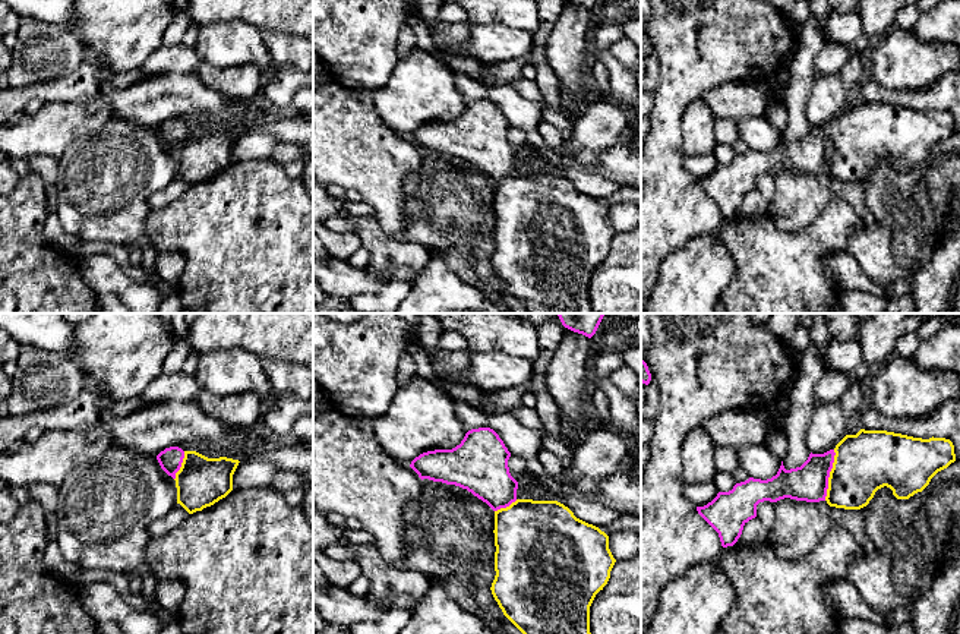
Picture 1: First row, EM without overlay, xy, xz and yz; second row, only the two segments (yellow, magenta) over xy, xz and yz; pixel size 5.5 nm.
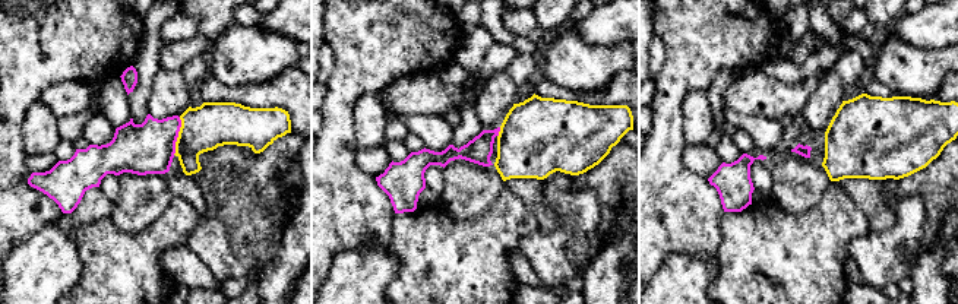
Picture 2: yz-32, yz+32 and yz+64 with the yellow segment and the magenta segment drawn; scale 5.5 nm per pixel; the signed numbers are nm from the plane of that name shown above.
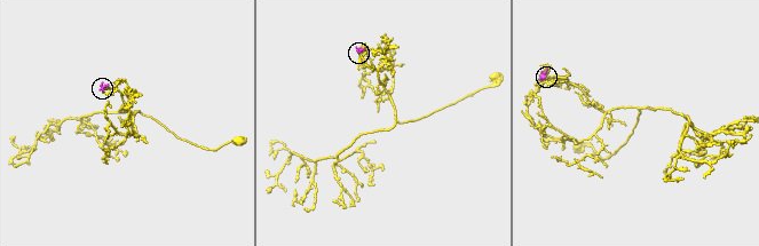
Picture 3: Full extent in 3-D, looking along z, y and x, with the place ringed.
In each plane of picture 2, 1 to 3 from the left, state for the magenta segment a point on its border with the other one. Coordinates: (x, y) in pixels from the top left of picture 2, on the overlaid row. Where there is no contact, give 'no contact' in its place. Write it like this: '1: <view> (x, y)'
1: yz-32 (179, 136)
2: yz+32 (499, 132)
3: no contact

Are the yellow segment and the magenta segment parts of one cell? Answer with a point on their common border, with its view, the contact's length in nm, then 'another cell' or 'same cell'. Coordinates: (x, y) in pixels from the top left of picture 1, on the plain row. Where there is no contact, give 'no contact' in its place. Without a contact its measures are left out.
yz (830, 147) | 280 nm | same cell

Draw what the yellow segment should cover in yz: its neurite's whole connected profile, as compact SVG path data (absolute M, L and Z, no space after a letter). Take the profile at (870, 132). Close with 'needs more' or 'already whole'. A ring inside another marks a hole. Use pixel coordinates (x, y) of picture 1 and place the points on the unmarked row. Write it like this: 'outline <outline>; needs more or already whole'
outline M860 101L856 107L846 107L834 122L824 126L809 126L808 132L796 141L786 142L781 138L776 148L767 152L749 149L736 155L729 164L719 164L717 168L704 179L697 179L698 186L719 205L723 220L733 218L742 206L743 198L757 189L757 177L764 173L777 174L784 170L820 174L825 173L830 179L844 182L860 182L869 176L875 164L884 158L893 163L897 171L909 171L922 164L931 151L956 133L954 117L945 110L913 110L887 102Z; needs more

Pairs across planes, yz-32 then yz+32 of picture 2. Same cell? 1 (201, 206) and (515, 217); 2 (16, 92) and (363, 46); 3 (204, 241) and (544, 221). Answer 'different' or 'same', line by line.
1: different
2: same
3: different

